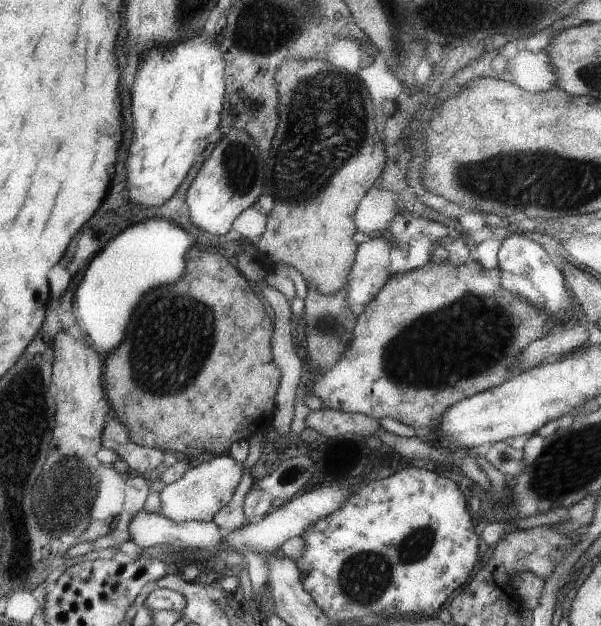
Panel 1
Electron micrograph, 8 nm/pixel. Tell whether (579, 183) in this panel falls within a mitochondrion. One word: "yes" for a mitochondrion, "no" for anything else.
yes

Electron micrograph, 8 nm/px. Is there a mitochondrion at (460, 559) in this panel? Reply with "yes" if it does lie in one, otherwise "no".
no

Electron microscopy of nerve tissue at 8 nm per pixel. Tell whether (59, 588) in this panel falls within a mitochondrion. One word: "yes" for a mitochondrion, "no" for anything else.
no

